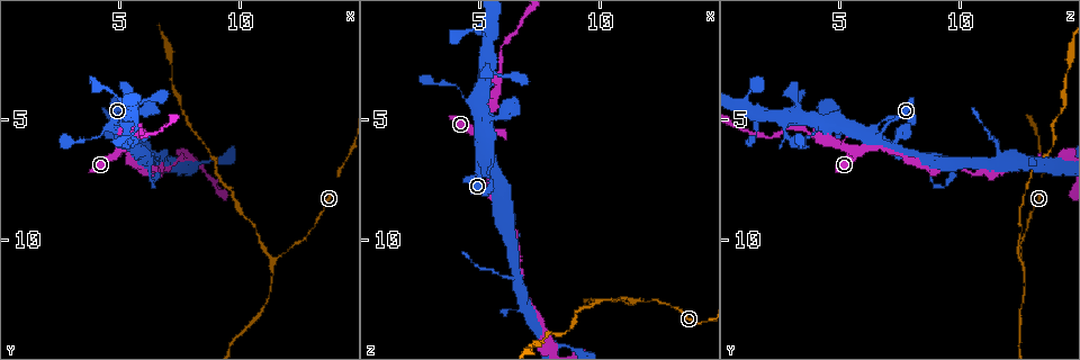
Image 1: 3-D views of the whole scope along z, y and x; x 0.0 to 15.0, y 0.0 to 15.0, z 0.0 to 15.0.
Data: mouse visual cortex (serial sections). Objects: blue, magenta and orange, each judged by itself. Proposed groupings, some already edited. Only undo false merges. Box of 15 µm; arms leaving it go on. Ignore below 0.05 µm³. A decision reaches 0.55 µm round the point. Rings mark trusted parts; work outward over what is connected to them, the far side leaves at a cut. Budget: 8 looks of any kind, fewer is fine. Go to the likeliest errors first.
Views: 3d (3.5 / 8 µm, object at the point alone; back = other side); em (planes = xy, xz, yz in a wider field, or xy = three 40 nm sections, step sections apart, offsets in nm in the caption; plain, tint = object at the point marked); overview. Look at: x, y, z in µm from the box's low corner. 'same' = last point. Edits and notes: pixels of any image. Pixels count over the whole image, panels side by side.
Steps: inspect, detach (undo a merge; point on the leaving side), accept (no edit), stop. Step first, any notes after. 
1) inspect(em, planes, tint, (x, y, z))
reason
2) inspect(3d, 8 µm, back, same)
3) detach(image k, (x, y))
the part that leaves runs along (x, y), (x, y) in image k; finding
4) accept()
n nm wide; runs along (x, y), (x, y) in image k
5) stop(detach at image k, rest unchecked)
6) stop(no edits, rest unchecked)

inspect(3d, 3.5 µm, (11.5, 10.7, 12.6))
abrupt turn

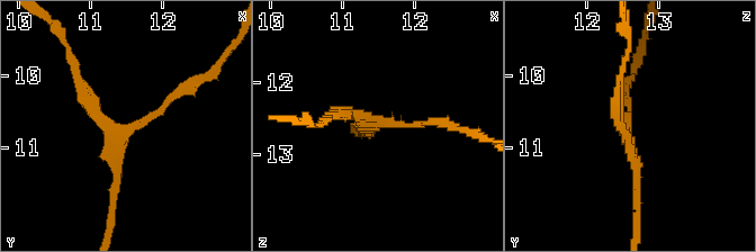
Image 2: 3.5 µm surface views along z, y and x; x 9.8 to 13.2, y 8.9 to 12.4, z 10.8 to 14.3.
inspect(em, xy, step 5, tint, (11.50, 10.80, 12.50))
now the EM

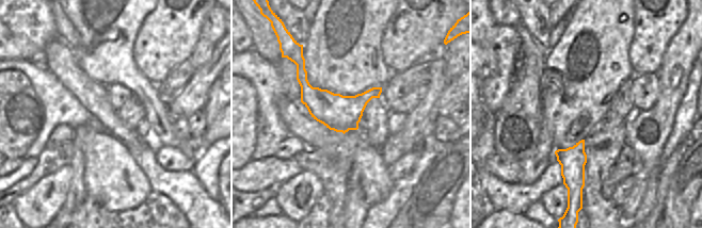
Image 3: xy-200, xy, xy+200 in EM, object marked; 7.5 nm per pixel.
accept()
280 nm wide; runs along (440, 122), (384, 124), (350, 113), (332, 116) in image 2; continuous, no second cell

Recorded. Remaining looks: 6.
inspect(3d, 3.5 µm, (6.6, 6.7, 11.7))
sudden change in width

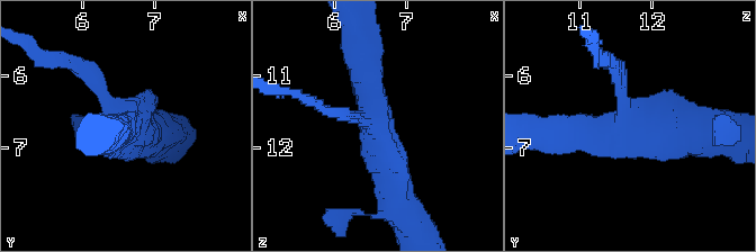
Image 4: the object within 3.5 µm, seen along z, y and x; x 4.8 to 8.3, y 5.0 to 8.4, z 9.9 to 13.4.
inspect(em, planes, tint, (6.60, 6.75, 11.70))

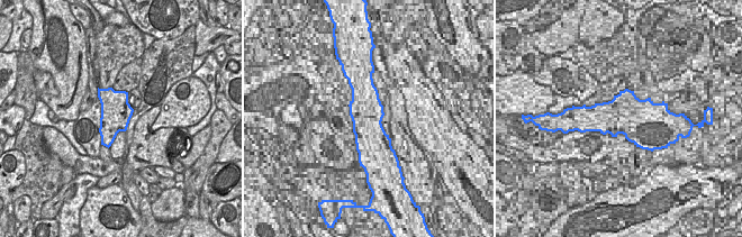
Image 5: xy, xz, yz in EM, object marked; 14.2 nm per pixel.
inspect(em, xy, step 5, tint, same)
cut it another way

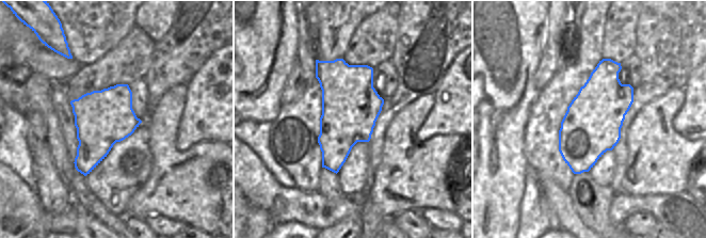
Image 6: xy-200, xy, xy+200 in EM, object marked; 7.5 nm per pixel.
accept()
440 nm wide; runs along (360, 51), (374, 134), (395, 191) in image 4; continuous, no second cell

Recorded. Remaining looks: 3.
inspect(3d, 3.5 µm, (4.9, 6.2, 5.4))
three-way junction

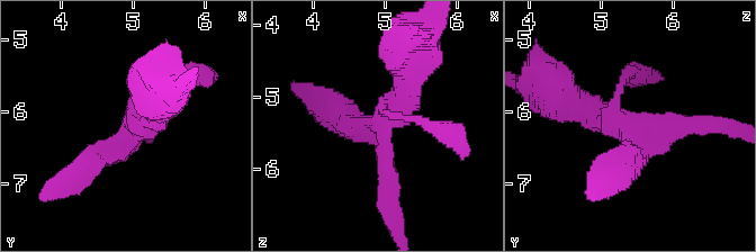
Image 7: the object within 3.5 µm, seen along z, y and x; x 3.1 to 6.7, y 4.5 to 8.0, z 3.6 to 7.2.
inspect(em, xy, step 2, plain, (4.95, 6.30, 5.45))
shape alone is not enough

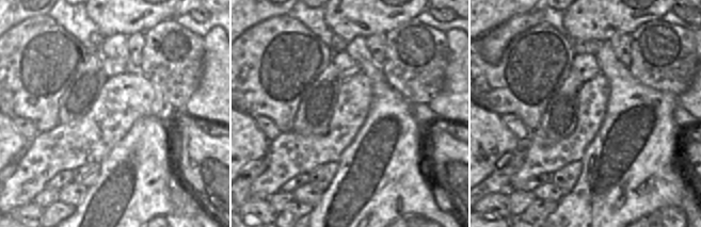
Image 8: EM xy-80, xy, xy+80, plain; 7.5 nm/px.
inspect(em, xy, step 2, tint, same)

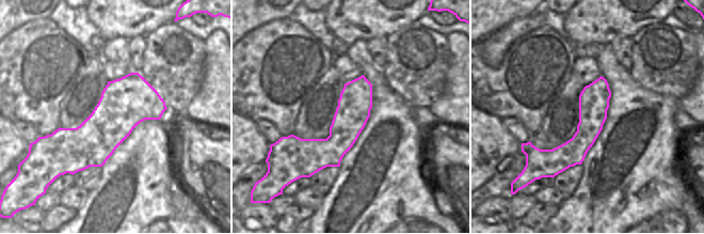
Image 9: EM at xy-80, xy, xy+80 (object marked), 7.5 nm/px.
accept()
runs along (369, 87), (325, 146), (285, 139) in image 9; all the same cell

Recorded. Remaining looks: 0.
stop(no edits, rest unchecked)

